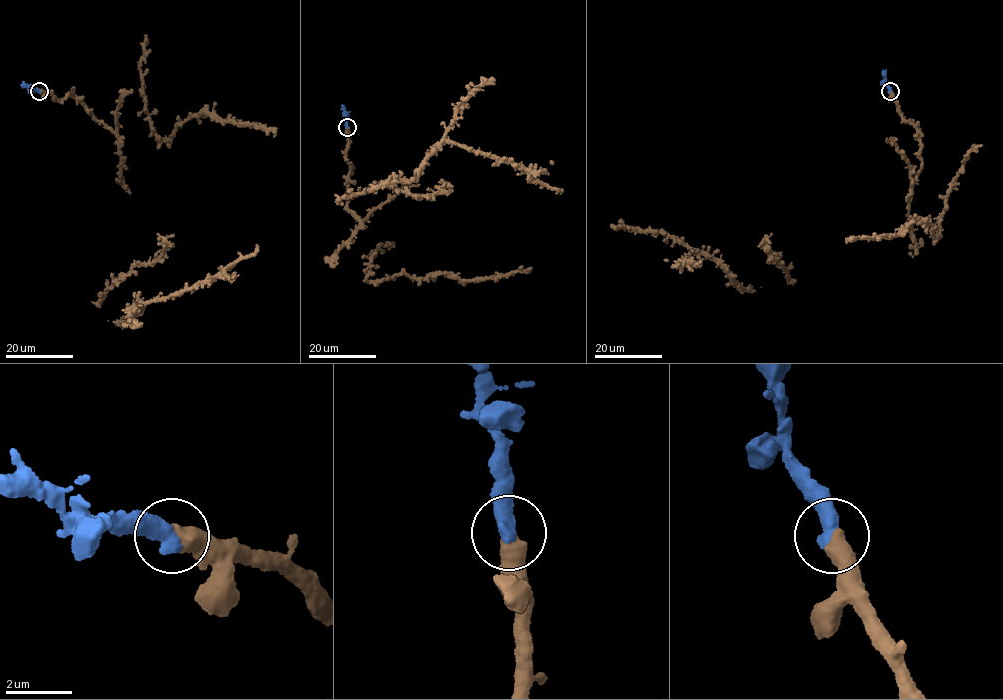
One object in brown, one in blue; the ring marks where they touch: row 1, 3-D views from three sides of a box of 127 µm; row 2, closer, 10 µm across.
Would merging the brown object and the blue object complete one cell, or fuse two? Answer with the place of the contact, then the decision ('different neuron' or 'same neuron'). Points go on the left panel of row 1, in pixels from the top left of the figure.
at (39, 91); same neuron

